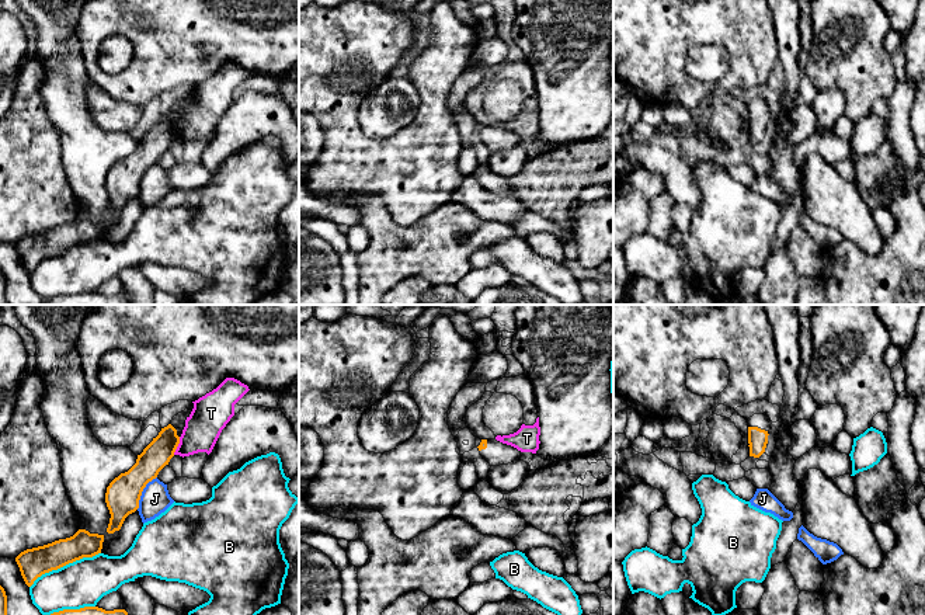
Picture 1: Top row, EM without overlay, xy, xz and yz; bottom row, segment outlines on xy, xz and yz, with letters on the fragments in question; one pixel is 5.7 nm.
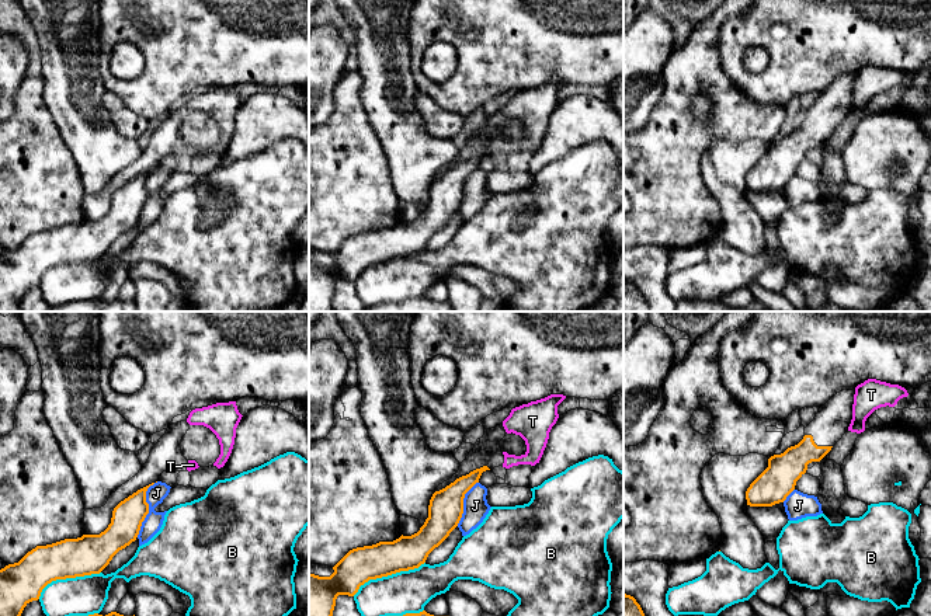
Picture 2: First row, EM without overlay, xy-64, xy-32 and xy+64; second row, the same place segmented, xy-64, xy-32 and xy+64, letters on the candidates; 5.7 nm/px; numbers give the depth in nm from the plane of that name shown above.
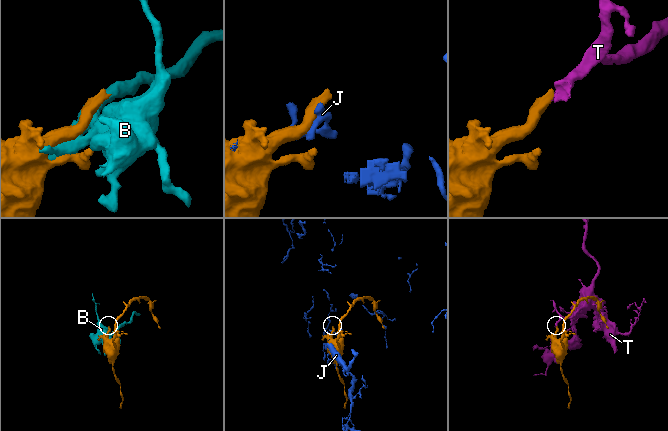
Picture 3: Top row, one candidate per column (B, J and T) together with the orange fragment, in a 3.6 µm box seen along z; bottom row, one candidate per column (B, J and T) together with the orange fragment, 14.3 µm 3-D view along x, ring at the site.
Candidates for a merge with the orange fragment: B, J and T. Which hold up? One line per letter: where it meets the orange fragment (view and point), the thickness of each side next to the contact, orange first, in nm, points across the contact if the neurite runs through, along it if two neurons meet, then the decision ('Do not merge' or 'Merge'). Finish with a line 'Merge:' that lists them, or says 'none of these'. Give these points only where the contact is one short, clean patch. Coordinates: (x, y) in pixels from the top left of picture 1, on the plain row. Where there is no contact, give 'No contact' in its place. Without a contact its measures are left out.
B: Touches orange at xy (63, 250). Thickness 170 nm (orange) against 280 nm. Do not merge
J: Touches orange at xy (142, 176). Thickness 200 nm (orange) against 170 nm. Do not merge
T: Touches orange at xy (177, 131). Thickness 160 nm (orange) against 220 nm. Boundary: xy (180, 122), (180, 128), (173, 139). Do not merge
Merge: none of these

